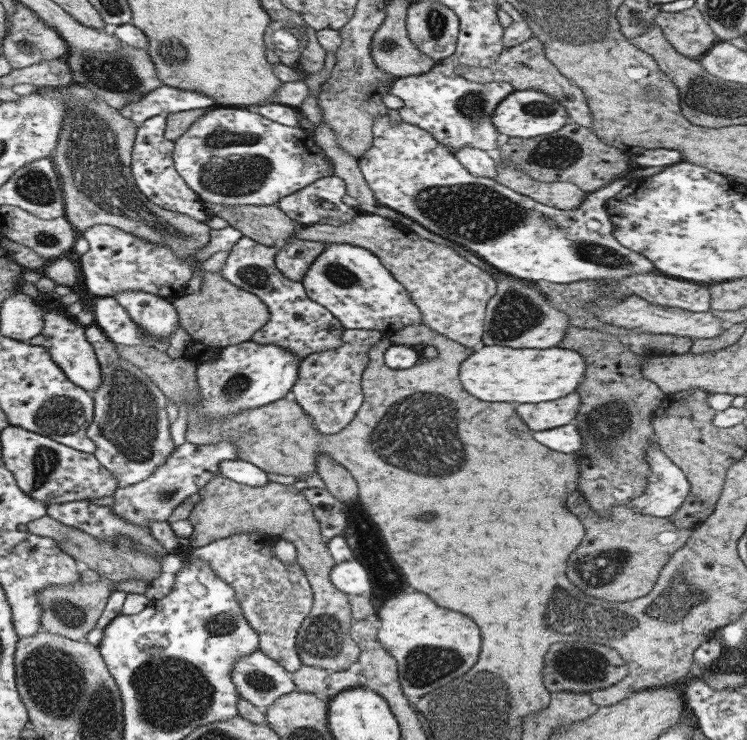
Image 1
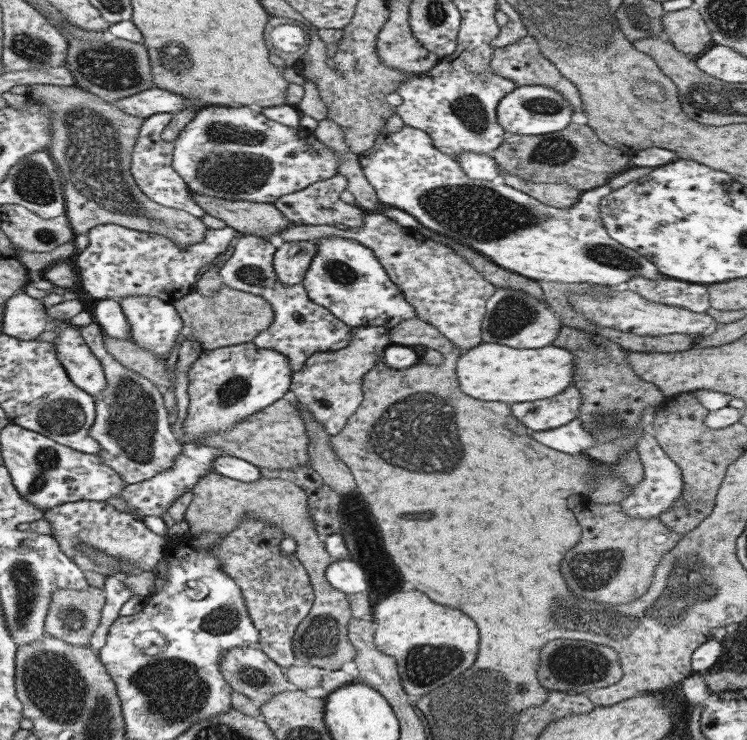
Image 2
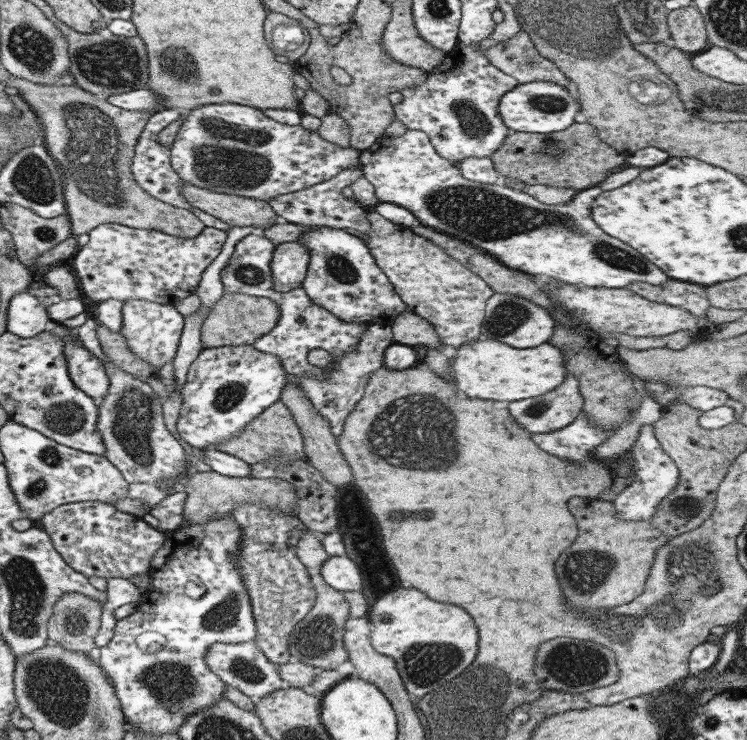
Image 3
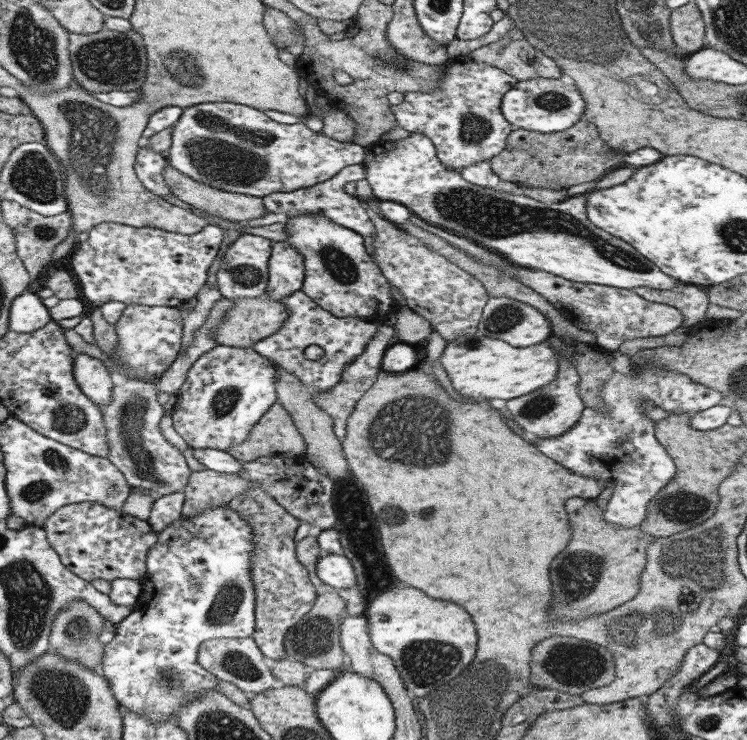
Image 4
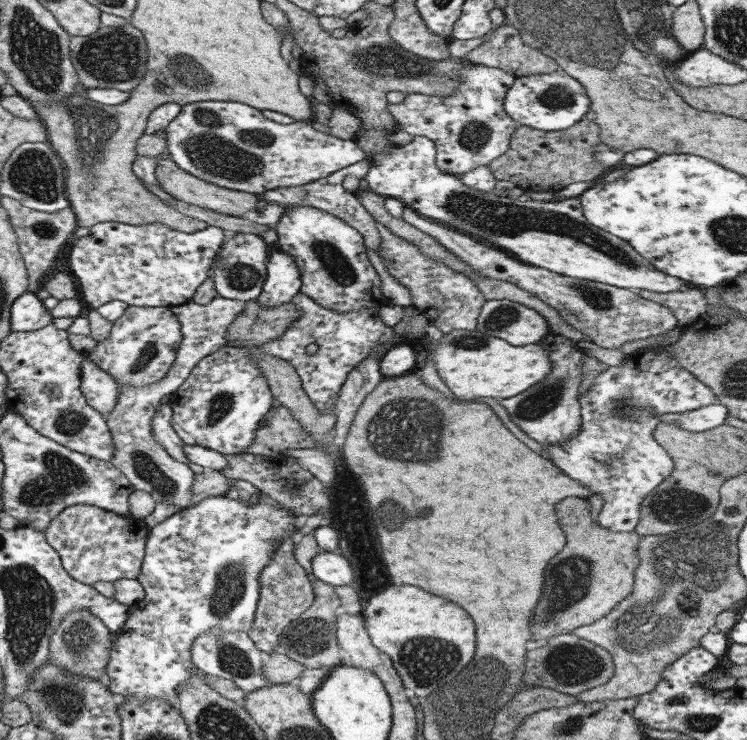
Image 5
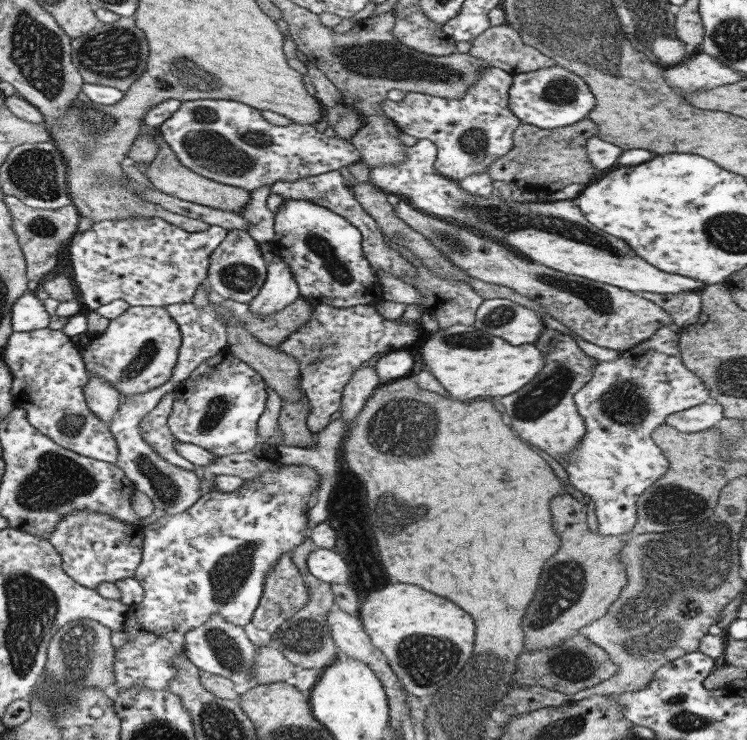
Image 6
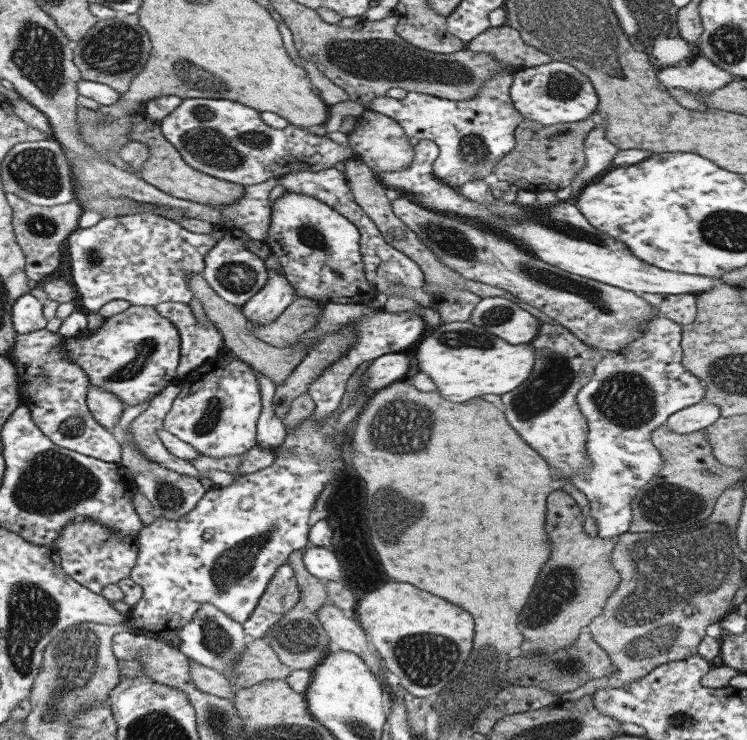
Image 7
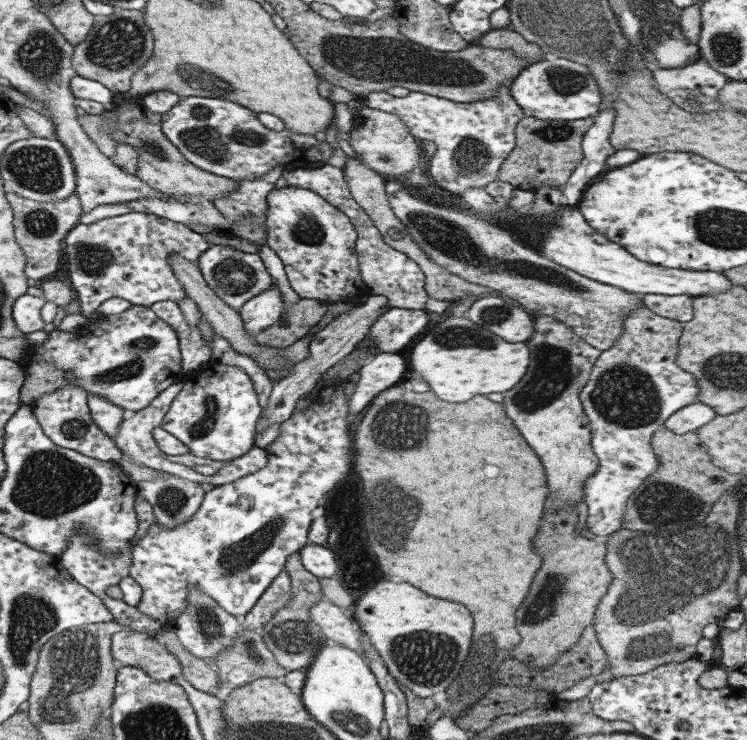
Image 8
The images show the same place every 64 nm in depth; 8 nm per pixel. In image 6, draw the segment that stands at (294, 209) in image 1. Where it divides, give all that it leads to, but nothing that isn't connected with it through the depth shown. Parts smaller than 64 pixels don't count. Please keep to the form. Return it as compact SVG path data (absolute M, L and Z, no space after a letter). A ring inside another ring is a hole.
M338 170L332 172L326 172L326 174L318 174L318 176L308 176L308 178L302 178L302 180L296 180L296 182L277 182L270 187L270 196L276 194L283 200L308 200L308 202L316 202L320 206L332 210L336 214L343 216L350 224L359 228L359 231L363 235L362 249L366 259L370 262L370 267L376 272L378 269L394 275L396 278L404 278L409 276L417 276L415 274L415 268L413 268L405 259L402 259L398 252L390 249L385 244L385 238L383 237L376 221L362 208L362 205L356 200L353 191L344 184L342 174Z

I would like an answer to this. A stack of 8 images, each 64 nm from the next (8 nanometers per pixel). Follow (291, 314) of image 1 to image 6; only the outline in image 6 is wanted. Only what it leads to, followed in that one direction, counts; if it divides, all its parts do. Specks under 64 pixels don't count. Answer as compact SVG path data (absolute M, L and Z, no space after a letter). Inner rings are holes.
M234 230L234 232L228 231L227 233L228 236L226 235L210 256L209 276L207 277L210 281L210 289L220 299L242 304L248 303L265 284L267 276L264 258L258 241L254 240L248 231ZM312 302L313 312L311 318L298 327L288 339L280 343L278 350L286 352L289 356L294 356L298 360L299 373L301 374L300 390L306 396L310 404L310 414L307 418L307 426L312 433L318 434L330 422L329 418L339 410L342 400L343 389L350 381L354 371L363 365L366 360L382 352L390 352L394 349L409 348L419 338L424 331L418 322L409 324L401 323L400 319L395 322L386 321L376 310L376 307L369 305L356 306L351 308L333 308L327 306L325 302Z

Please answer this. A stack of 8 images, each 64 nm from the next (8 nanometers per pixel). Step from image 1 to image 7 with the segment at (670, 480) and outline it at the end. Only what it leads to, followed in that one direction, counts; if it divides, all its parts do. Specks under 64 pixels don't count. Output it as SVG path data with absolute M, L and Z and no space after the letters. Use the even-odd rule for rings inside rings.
M656 316L643 327L644 334L638 336L638 340L601 357L591 380L576 396L578 408L586 417L589 426L586 454L592 460L592 465L584 473L574 473L571 482L580 492L584 492L590 501L590 516L598 527L598 536L605 539L629 532L632 525L630 502L664 466L660 451L652 443L652 431L666 424L667 418L675 412L704 402L706 395L703 383L682 365L682 326L668 318Z

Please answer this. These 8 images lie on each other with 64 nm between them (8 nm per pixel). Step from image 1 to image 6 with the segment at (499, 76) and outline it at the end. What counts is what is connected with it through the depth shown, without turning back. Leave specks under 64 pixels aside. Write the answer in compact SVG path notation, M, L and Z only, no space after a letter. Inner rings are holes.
M508 24L491 26L474 40L469 53L474 58L490 62L490 67L510 74L522 74L554 66L558 62L526 45L519 31Z

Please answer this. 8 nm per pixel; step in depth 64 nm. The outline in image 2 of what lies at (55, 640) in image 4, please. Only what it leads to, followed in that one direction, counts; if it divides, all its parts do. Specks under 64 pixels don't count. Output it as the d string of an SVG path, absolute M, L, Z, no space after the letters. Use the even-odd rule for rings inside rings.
M90 585L90 589L58 589L46 615L45 632L72 645L90 647L90 637L96 631L105 604L104 589Z

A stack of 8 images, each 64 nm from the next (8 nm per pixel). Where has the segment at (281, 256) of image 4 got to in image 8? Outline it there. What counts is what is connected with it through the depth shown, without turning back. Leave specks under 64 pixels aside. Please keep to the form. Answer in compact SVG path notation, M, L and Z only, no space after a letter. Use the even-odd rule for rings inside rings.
M273 281L264 292L250 298L239 310L244 327L250 334L277 324L284 312L284 297Z

